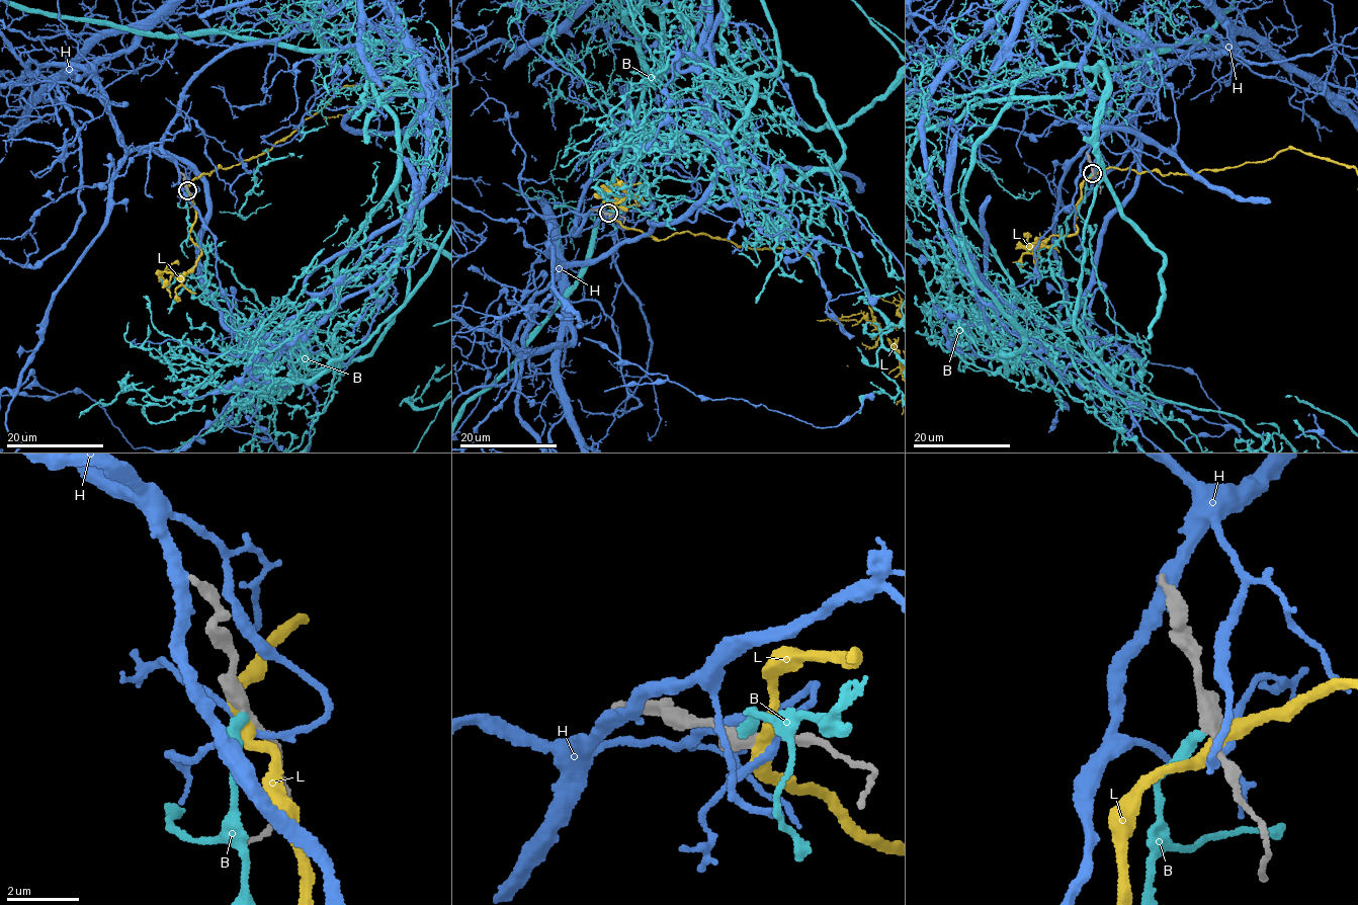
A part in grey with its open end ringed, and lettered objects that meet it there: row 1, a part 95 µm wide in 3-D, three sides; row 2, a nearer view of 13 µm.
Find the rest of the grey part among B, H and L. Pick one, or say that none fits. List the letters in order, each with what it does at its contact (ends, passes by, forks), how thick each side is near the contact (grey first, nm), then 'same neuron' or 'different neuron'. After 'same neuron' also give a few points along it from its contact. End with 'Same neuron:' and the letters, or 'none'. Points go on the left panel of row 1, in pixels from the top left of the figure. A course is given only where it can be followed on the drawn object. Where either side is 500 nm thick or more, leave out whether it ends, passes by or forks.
B: it ends | 320/280 nm | same neuron | via (187, 190), (271, 344), (358, 359), (407, 299), (414, 60), (138, 33)
H: it passes by | 240/200 nm | different neuron
L: it passes by | 320/340 nm | different neuron
Same neuron: B

